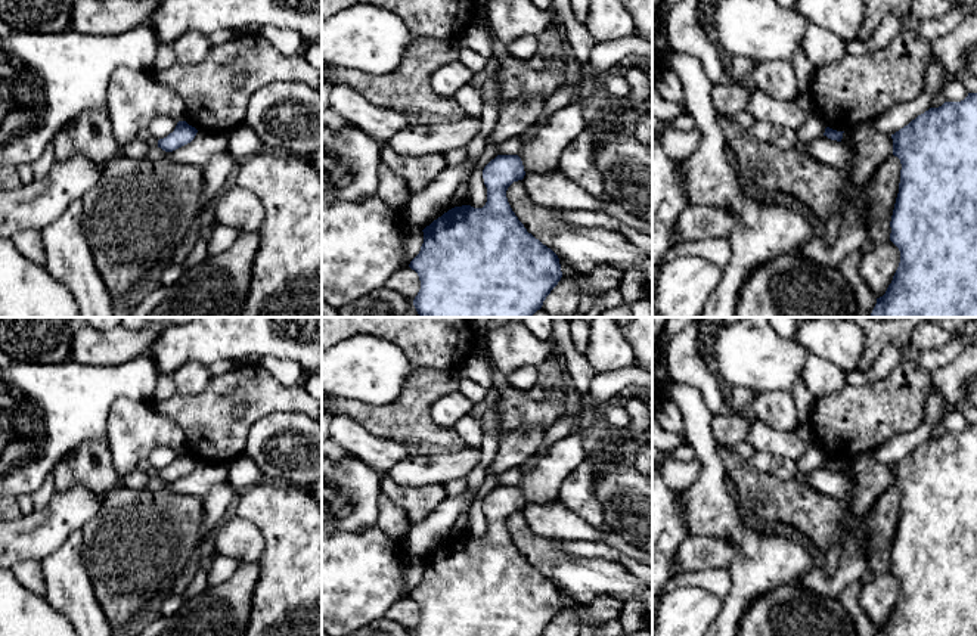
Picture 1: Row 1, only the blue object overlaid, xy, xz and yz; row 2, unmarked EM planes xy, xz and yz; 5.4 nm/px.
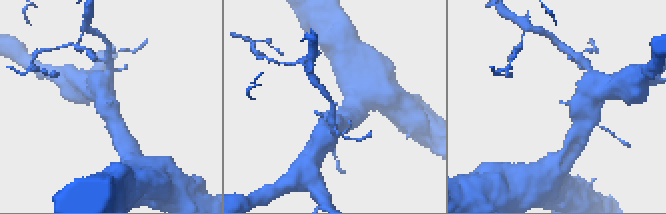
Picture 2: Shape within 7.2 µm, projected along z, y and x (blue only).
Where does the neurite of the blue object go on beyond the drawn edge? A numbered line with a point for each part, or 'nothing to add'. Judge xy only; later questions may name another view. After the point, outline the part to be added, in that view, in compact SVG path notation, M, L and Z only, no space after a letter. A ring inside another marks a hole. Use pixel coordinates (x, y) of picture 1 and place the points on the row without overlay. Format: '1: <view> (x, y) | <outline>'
nothing to add

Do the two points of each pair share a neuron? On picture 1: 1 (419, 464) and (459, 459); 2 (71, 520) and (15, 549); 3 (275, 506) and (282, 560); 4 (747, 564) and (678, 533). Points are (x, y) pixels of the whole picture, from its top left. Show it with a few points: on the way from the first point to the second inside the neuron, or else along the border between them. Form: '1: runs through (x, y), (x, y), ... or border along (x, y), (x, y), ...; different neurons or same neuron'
1: runs through (430, 467), (449, 467); same neuron
2: runs through (58, 524), (28, 537); same neuron
3: runs through (282, 520), (282, 546); same neuron
4: border along (679, 500), (688, 536); different neurons

